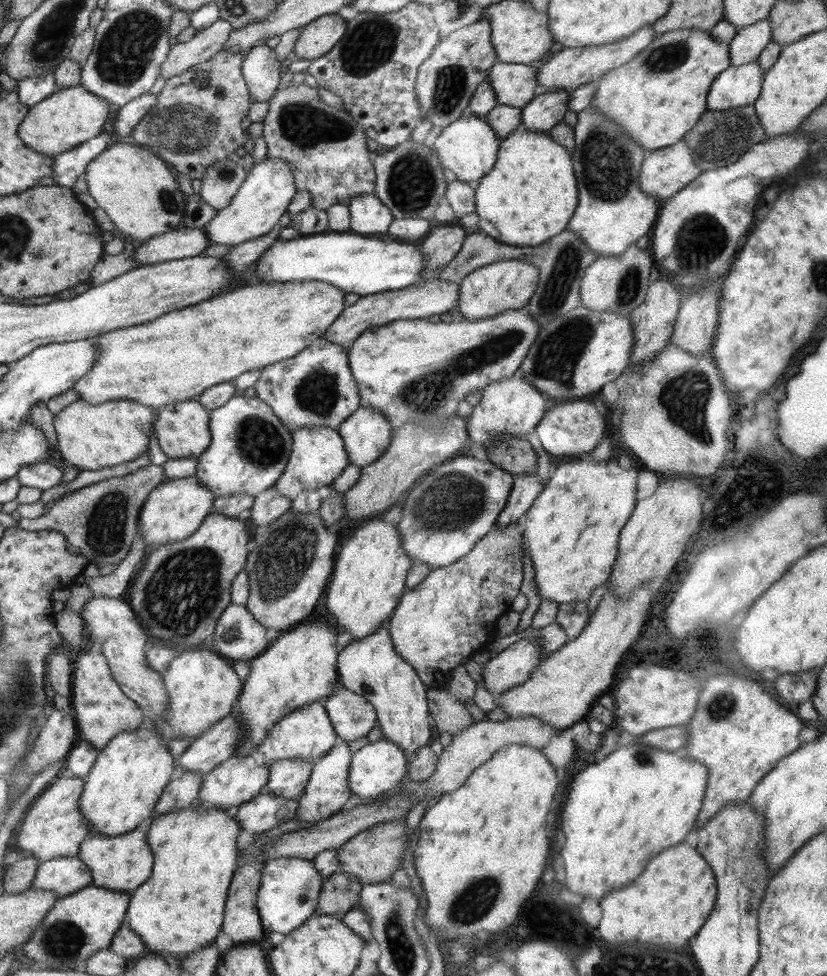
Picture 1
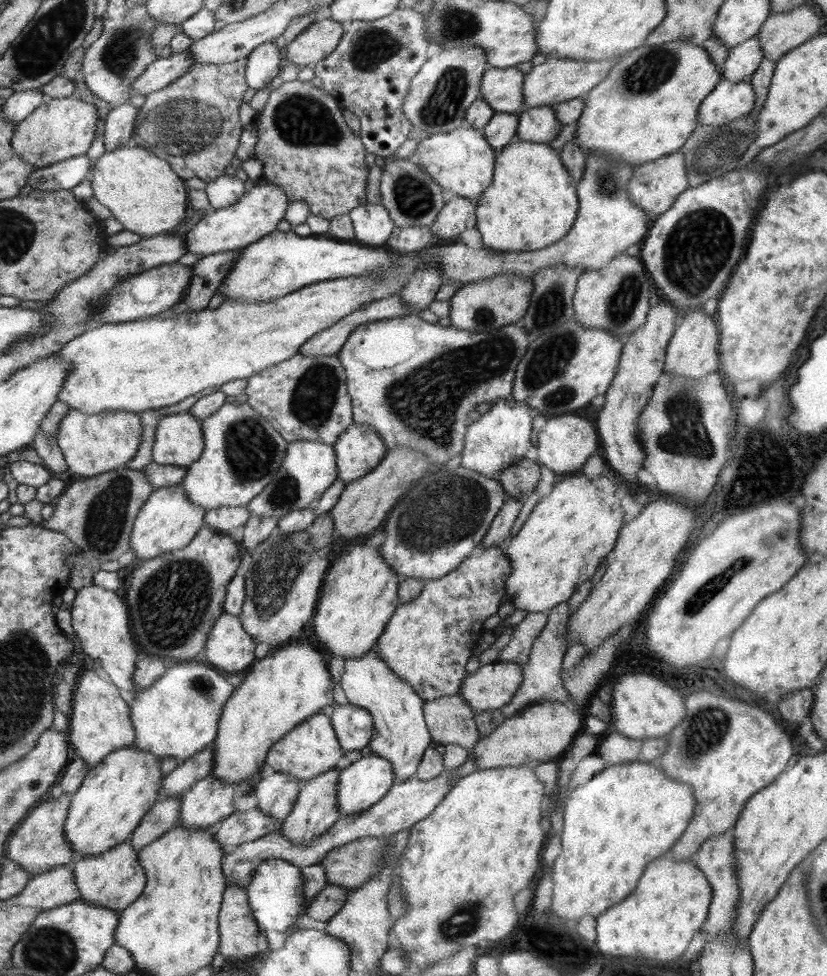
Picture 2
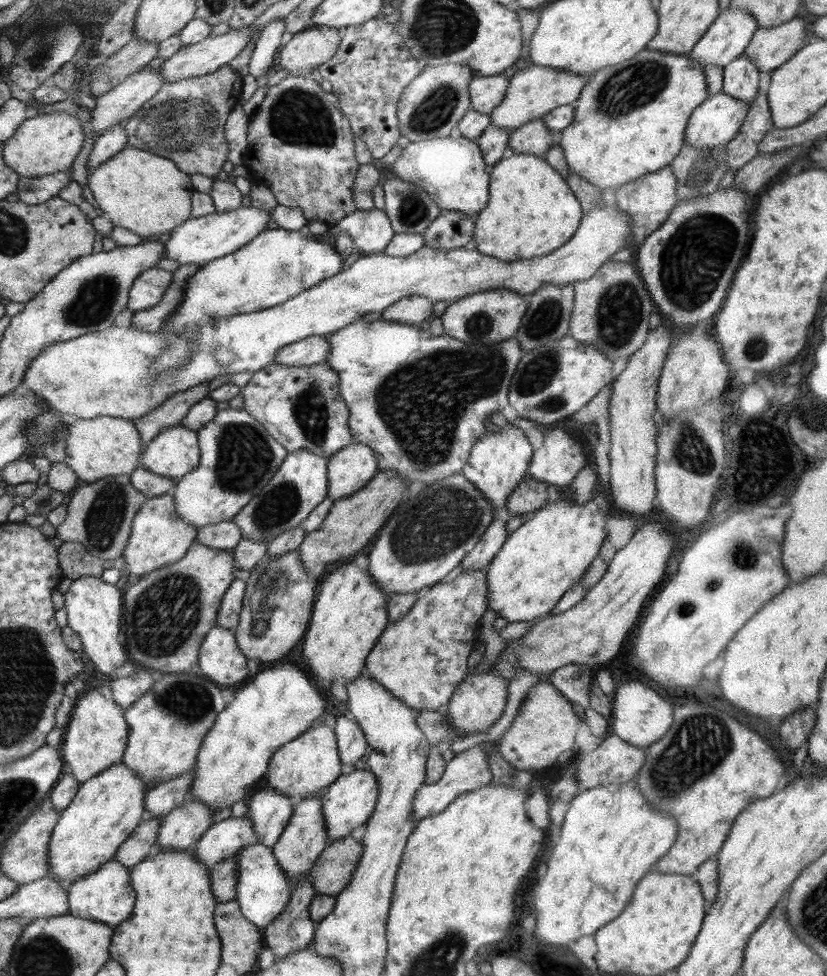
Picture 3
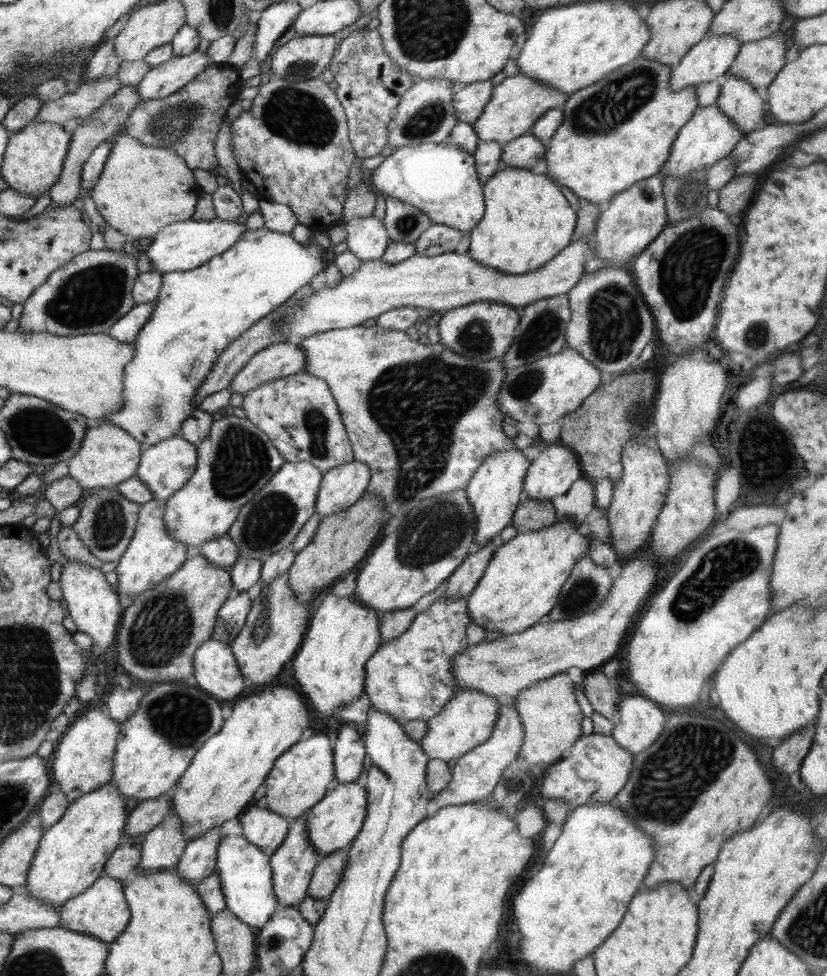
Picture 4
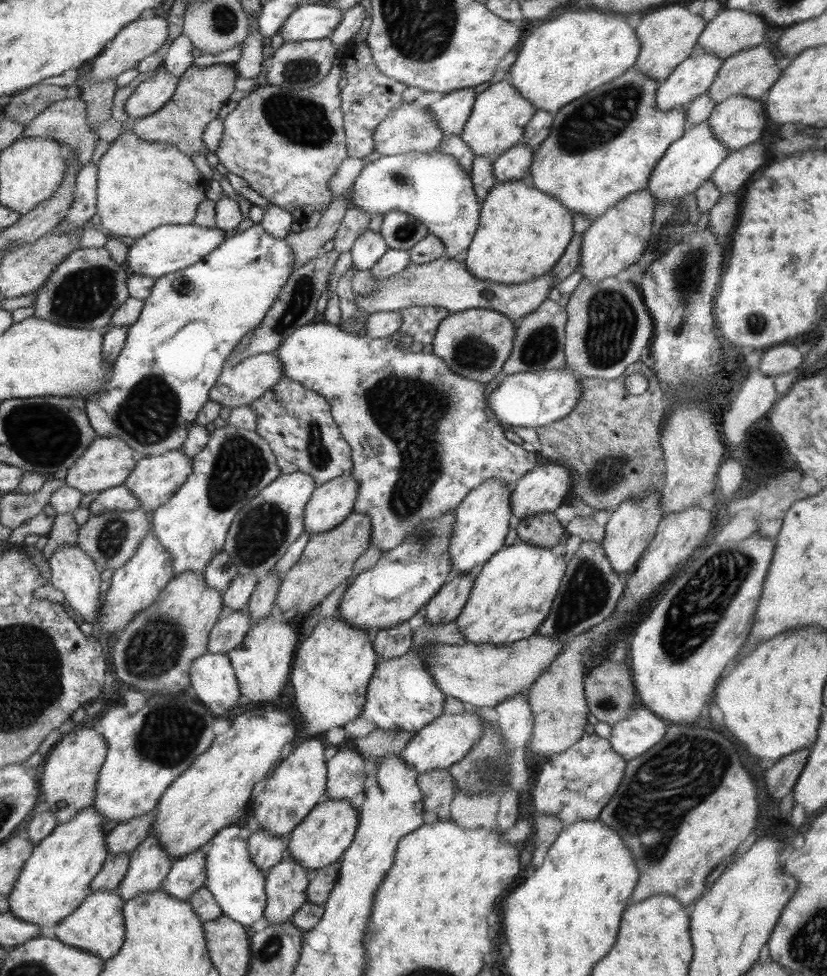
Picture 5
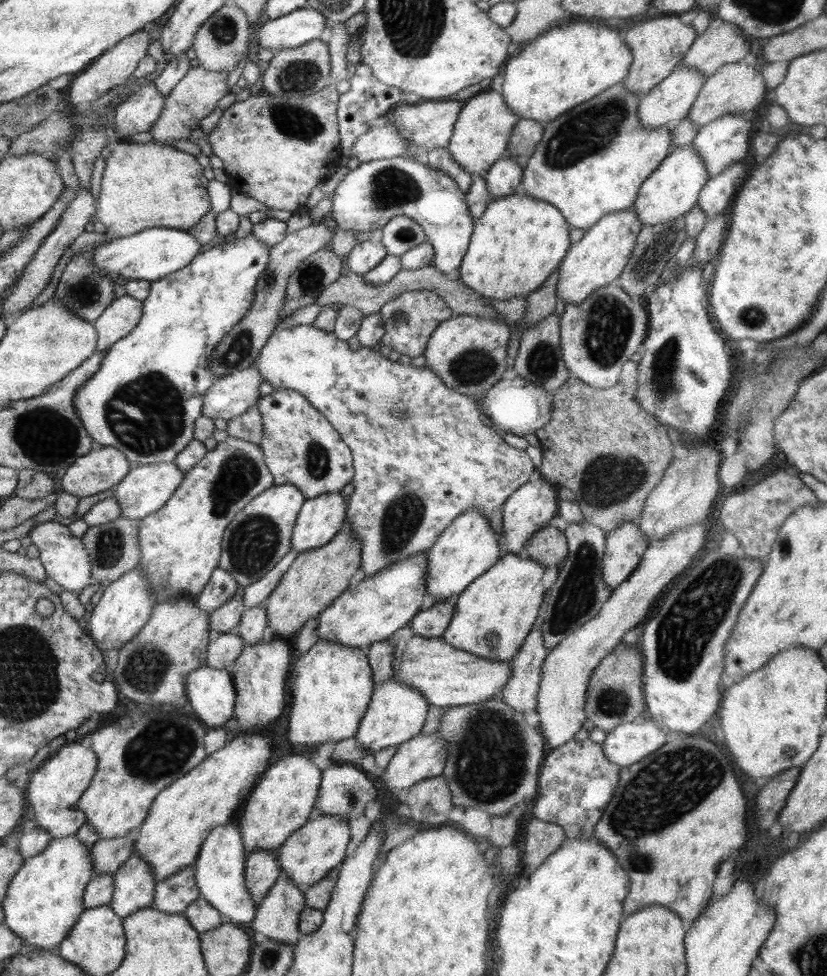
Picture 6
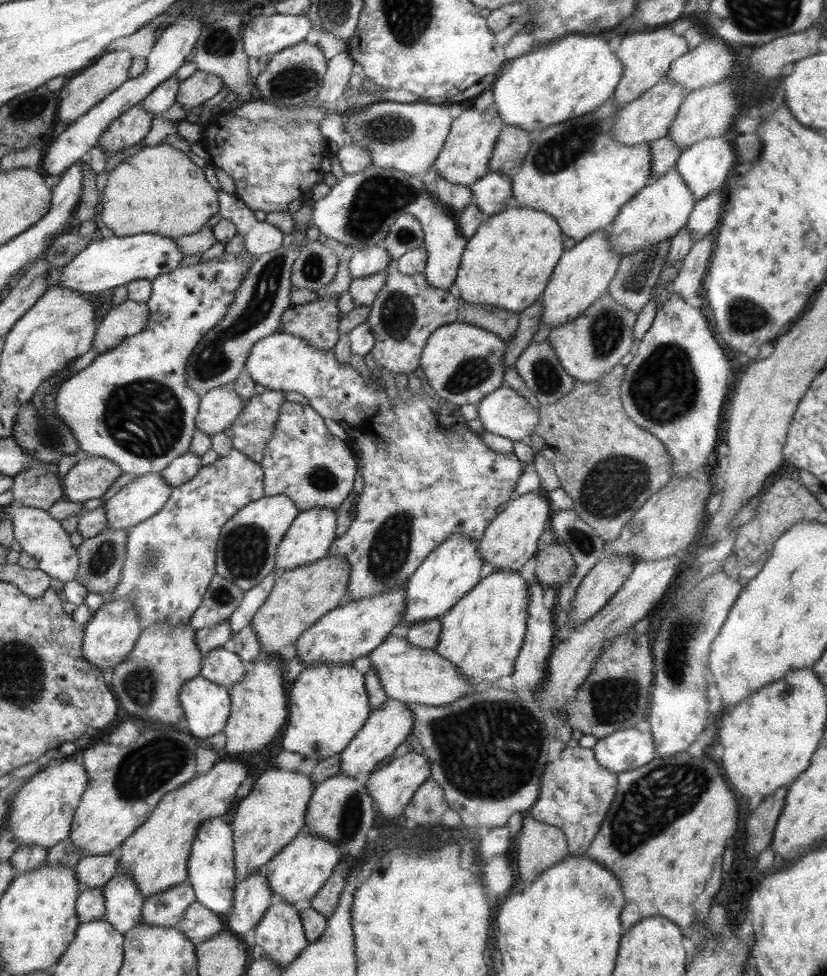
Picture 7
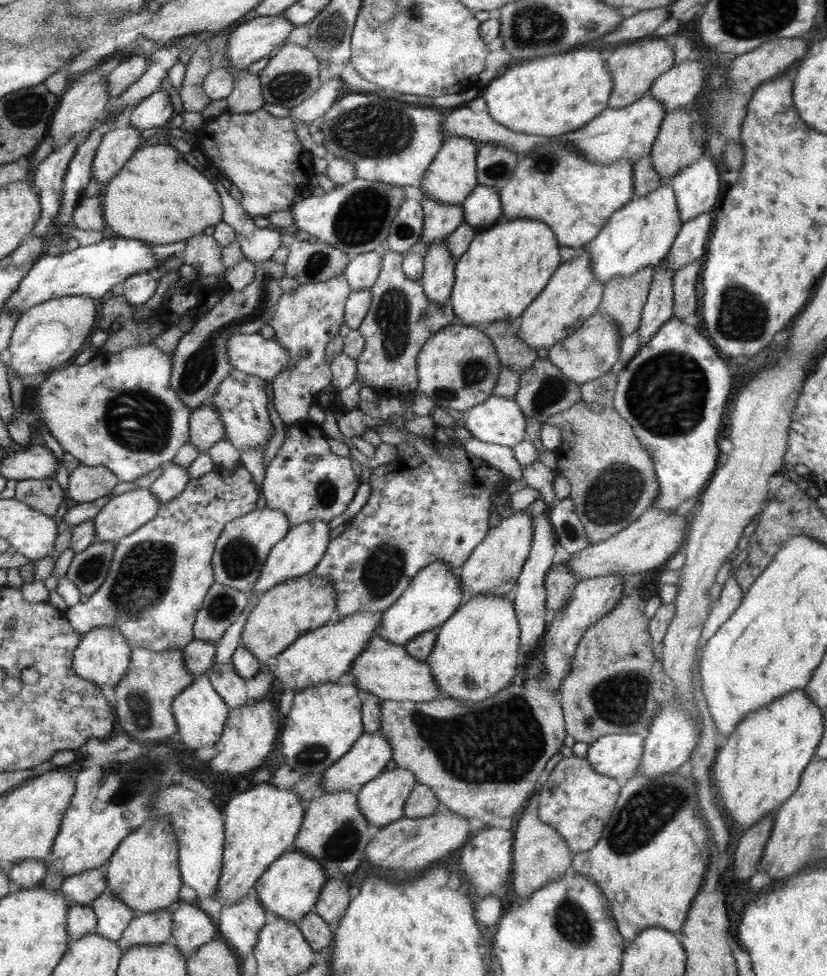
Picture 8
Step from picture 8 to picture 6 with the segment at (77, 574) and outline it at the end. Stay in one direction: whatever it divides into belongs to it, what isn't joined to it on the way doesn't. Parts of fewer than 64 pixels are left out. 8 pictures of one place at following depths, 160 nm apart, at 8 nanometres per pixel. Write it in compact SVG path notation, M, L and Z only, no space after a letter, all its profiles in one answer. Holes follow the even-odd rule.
M120 517L112 522L106 522L106 524L88 527L81 541L88 551L92 583L96 582L107 586L139 564L141 550L138 531L140 525L140 518Z

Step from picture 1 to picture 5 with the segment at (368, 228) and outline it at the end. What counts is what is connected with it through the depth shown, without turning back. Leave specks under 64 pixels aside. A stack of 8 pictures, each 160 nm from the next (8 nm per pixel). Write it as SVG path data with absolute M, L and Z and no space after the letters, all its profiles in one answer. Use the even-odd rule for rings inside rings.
M366 229L356 238L350 250L353 266L358 271L369 271L388 249L379 232Z

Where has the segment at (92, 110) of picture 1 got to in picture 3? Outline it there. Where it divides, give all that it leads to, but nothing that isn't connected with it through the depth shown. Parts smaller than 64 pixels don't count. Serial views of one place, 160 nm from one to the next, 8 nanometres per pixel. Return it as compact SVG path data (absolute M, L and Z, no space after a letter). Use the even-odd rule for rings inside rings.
M32 112L18 126L14 135L3 142L3 159L20 177L34 178L54 174L71 168L76 156L82 150L84 138L83 124L77 116L63 112L45 114Z

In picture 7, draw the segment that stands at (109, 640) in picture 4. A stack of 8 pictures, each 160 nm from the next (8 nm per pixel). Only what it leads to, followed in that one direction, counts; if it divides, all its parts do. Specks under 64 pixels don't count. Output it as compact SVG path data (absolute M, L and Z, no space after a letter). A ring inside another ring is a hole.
M15 501L2 508L2 515L11 518L14 538L20 542L24 552L36 559L38 569L49 574L51 578L57 578L63 582L76 578L79 569L77 549L72 547L70 534L64 530L59 520L52 518L48 511L22 505Z

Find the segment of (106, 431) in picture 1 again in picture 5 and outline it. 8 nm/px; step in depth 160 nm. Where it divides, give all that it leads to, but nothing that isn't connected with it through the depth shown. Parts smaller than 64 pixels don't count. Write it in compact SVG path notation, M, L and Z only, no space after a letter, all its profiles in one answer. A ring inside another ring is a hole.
M98 436L69 468L65 484L81 490L84 494L100 492L120 486L134 470L137 462L134 451L121 438L116 436Z

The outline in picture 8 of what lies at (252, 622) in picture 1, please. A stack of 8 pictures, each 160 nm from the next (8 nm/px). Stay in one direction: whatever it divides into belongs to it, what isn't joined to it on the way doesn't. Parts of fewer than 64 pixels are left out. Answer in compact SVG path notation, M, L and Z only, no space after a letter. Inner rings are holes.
M207 674L195 677L178 696L175 696L172 712L177 724L177 732L182 737L182 744L186 744L192 752L202 746L215 746L223 733L229 715L228 705L214 690Z

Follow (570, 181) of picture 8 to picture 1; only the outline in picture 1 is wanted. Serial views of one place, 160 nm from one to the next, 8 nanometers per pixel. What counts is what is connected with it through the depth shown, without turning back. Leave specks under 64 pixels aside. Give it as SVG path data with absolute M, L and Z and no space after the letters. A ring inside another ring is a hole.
M688 28L684 30L670 30L664 34L655 37L653 42L648 45L644 50L641 50L630 62L623 64L622 66L616 67L614 70L609 70L607 74L601 75L597 91L591 106L595 106L598 110L601 110L603 114L609 116L616 124L619 124L626 133L632 137L634 142L637 142L640 146L643 146L648 151L664 148L665 146L672 146L678 141L682 140L683 137L692 130L692 127L698 122L698 119L702 116L703 112L707 111L707 94L710 90L712 81L728 67L731 66L731 60L729 57L729 44L718 42L710 32Z

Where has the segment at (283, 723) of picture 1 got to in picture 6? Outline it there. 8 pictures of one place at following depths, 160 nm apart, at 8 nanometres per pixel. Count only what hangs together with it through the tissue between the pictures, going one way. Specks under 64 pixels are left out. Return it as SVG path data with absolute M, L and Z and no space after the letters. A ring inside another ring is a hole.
M308 753L294 754L271 763L246 799L240 833L245 856L254 851L276 852L279 847L309 820L321 783L320 770Z

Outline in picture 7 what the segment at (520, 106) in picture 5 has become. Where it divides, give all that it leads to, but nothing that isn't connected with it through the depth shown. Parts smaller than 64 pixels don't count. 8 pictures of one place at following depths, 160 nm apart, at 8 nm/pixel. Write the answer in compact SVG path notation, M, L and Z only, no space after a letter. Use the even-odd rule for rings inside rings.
M467 102L464 103L462 114L453 120L446 142L433 164L438 176L462 186L470 186L480 180L488 172L488 161L492 156L496 139L500 136L504 126L499 114L493 114L493 118L490 118L490 122L488 122L481 113L476 112L471 103L470 105Z

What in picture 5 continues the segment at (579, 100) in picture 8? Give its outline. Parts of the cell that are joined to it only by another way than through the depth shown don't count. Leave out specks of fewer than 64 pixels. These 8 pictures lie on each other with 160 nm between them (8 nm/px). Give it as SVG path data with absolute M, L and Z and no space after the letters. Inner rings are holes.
M568 10L548 19L526 36L508 79L536 108L555 114L564 105L622 76L634 66L639 52L639 38L624 16Z

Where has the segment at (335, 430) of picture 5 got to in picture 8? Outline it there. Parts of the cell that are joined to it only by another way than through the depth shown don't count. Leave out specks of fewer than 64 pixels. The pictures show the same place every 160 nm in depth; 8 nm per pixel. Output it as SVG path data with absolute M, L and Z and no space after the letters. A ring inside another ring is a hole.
M309 419L288 424L285 438L275 458L265 468L261 492L265 498L266 507L272 510L281 510L288 517L291 527L312 520L325 520L329 523L336 516L344 514L360 484L359 480L356 479L354 470L352 470L352 462L349 458L334 455L330 451L328 437L322 430L321 425Z

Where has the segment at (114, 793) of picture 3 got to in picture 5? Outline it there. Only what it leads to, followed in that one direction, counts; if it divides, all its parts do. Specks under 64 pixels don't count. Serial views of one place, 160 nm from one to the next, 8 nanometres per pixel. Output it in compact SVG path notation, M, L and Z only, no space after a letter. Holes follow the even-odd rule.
M94 806L84 808L70 822L62 824L50 812L33 818L28 824L28 839L32 841L34 851L7 896L9 911L16 918L51 928L84 902L91 893L92 880L109 857L108 834L102 829L105 820Z

